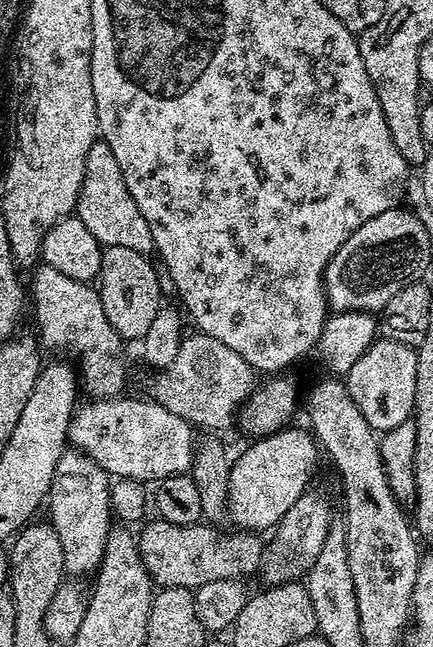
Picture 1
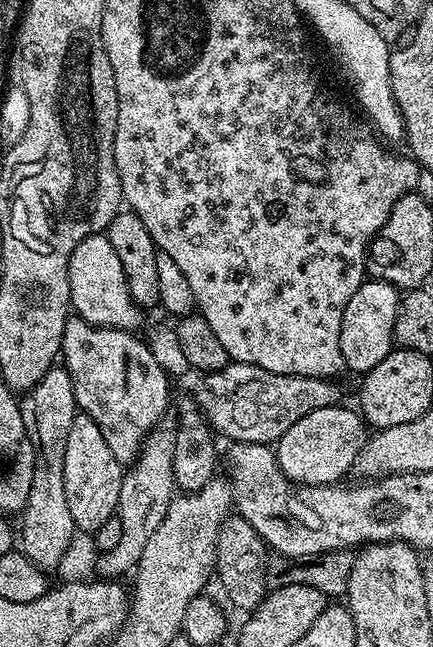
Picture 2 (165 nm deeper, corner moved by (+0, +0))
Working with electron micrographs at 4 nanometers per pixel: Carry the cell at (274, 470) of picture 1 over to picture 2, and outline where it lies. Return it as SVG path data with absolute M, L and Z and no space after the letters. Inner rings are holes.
M344 407L310 410L306 418L298 418L298 422L294 422L294 426L276 441L274 451L278 466L295 484L335 484L353 471L355 459L367 443L370 432L359 411L351 412Z

